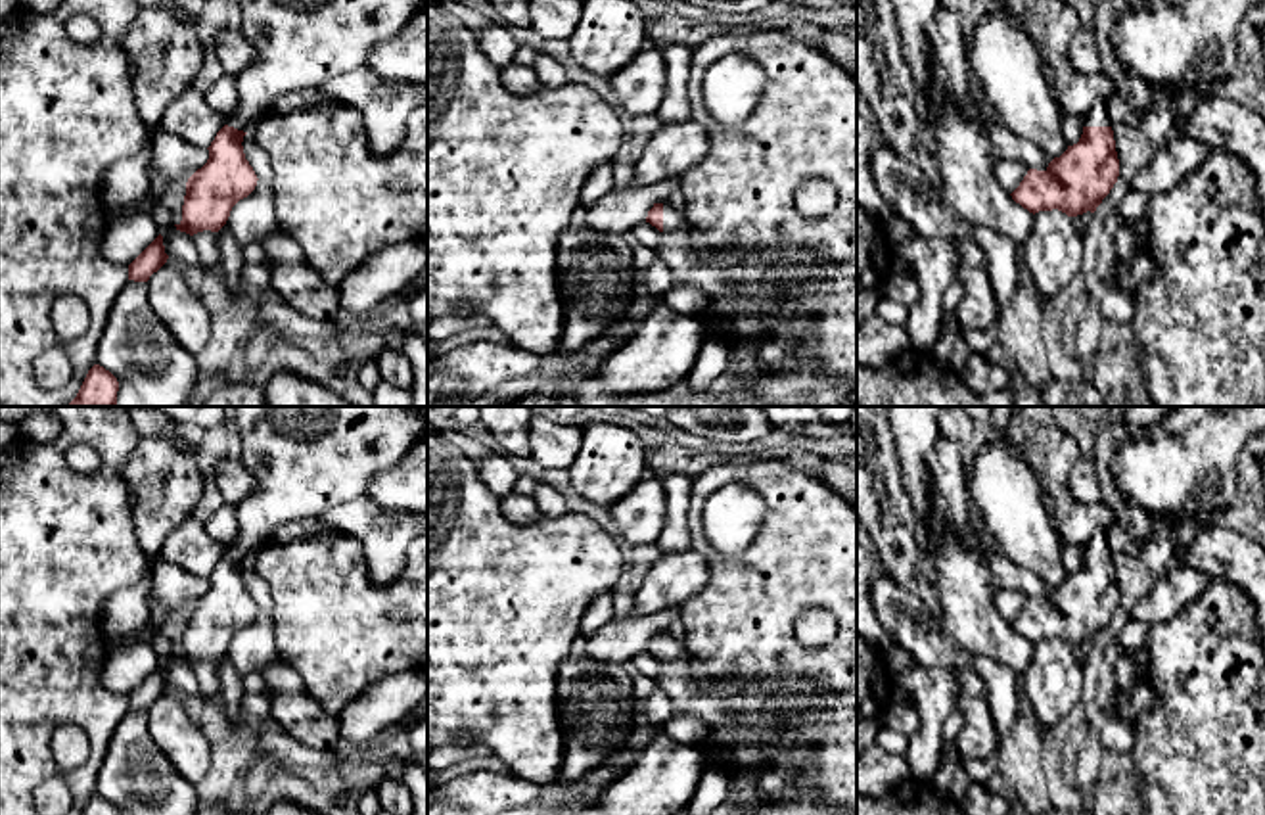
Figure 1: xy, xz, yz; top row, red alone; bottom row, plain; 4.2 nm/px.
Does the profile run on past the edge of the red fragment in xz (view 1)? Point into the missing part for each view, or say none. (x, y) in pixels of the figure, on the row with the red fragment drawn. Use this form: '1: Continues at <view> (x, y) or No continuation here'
1: Continues at xz (673, 217)

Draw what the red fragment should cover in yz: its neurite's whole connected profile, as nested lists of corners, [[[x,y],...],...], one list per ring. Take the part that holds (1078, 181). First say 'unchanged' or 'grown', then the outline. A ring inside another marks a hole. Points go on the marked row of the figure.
grown | [[[1106,104],[1083,117],[1077,144],[1054,157],[1045,171],[1029,169],[1010,194],[1029,213],[1058,209],[1068,217],[1094,213],[1119,176],[1114,130]]]

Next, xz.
grown | [[[654,203],[648,211],[646,222],[656,226],[659,232],[686,230],[688,219],[682,207],[671,203]]]

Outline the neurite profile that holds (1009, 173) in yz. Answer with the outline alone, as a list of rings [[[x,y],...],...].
[[[1002,159],[995,165],[999,184],[1010,194],[1020,186],[1027,171],[1029,167],[1016,159]]]

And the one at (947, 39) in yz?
[[[939,8],[930,21],[932,79],[937,86],[935,104],[954,107],[985,127],[997,161],[1016,159],[1033,167],[1048,167],[1052,161],[1035,144],[1014,136],[1008,128],[995,125],[976,102],[970,88],[966,59],[966,31],[956,12]]]

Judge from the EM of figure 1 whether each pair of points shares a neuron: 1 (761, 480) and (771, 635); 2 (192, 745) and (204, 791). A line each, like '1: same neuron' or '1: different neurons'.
1: same neuron
2: different neurons

